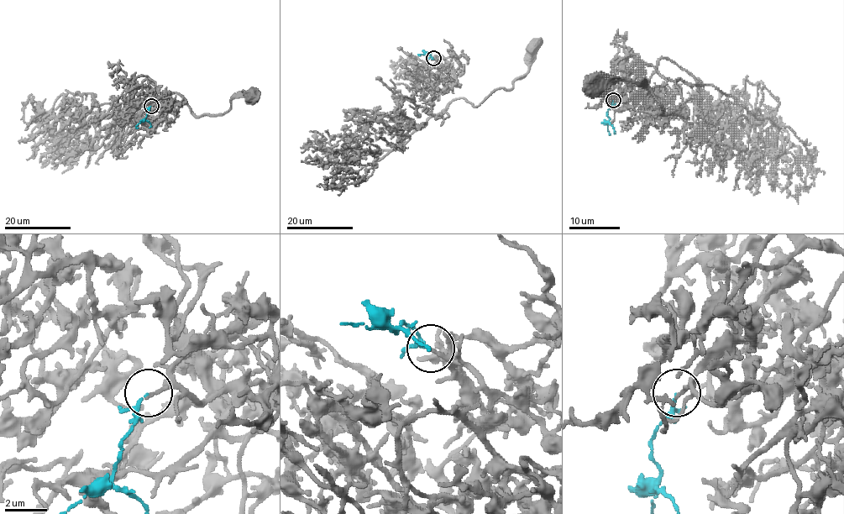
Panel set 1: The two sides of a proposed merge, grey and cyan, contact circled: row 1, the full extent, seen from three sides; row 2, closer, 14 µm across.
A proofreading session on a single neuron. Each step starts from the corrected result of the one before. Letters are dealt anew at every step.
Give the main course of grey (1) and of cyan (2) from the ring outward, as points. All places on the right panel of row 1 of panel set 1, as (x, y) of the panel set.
1: (613, 101), (638, 60), (700, 84), (677, 80), (683, 117), (594, 80)
2: (613, 101), (608, 112), (609, 133)

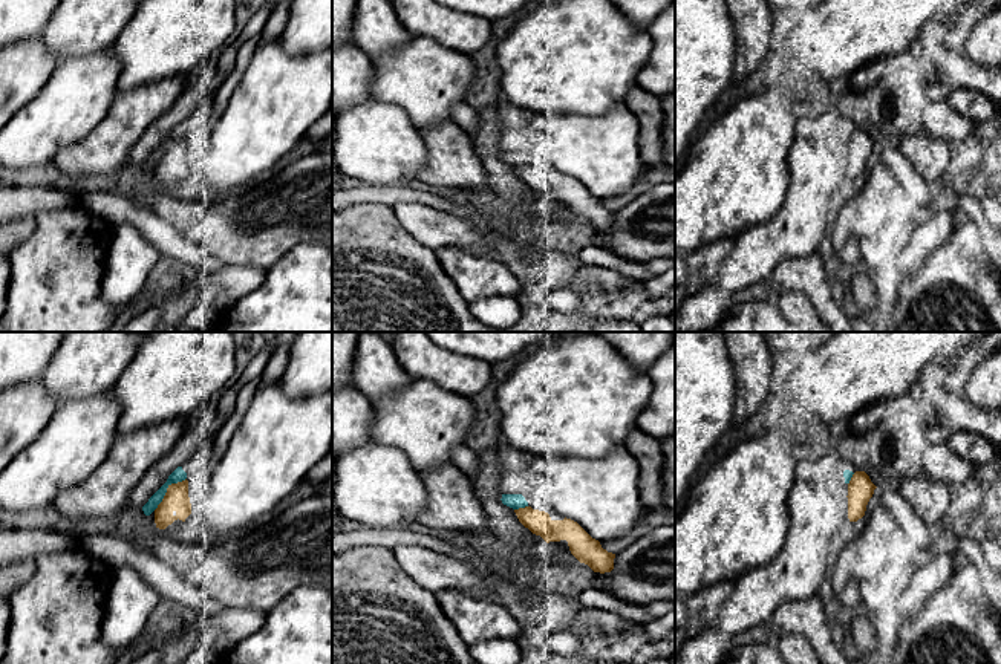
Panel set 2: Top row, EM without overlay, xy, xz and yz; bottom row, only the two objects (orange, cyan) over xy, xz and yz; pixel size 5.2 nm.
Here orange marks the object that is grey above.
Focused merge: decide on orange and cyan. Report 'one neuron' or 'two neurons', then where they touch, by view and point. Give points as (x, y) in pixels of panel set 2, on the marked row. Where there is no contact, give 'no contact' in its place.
two neurons | xy (167, 490)

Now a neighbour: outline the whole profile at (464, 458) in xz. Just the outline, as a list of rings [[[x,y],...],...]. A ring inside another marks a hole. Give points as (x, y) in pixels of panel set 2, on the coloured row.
[[[465,444],[458,445],[452,451],[452,465],[458,467],[464,474],[467,474],[471,479],[479,468],[478,453]]]

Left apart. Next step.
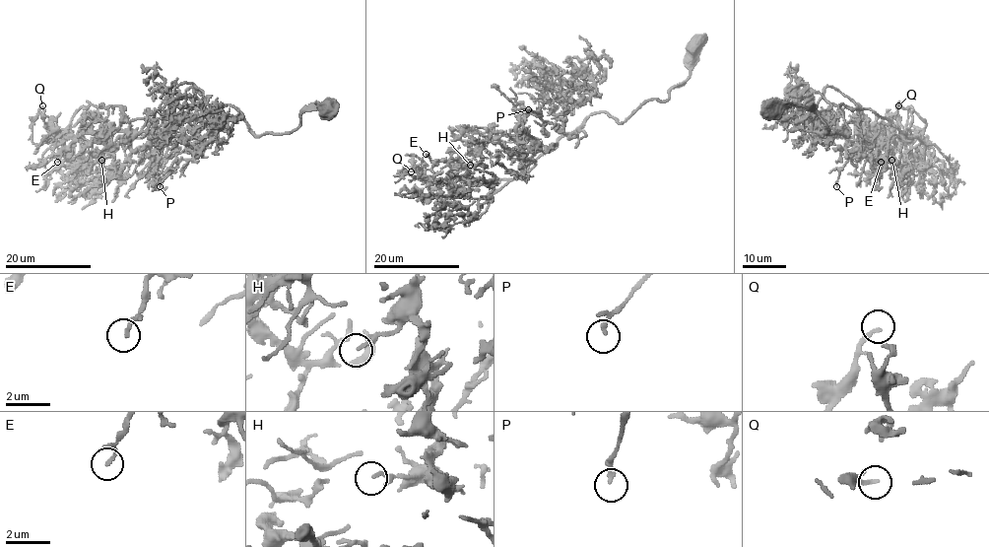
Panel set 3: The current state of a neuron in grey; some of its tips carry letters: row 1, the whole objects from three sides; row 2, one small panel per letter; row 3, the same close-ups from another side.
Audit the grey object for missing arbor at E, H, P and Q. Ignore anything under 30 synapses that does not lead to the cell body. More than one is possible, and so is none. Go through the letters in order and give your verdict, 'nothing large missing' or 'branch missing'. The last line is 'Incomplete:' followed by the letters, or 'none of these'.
E: nothing large missing
H: nothing large missing
P: nothing large missing
Q: branch missing
Incomplete: Q

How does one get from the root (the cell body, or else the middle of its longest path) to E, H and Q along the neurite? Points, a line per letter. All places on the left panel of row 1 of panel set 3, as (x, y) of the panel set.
E: (328, 104), (291, 132), (257, 136), (230, 104), (86, 147), (100, 137), (82, 127), (57, 162)
H: (328, 104), (257, 136), (230, 104), (188, 109), (127, 137), (117, 173), (106, 179), (113, 154), (101, 160)
Q: (328, 104), (291, 132), (257, 136), (230, 104), (188, 109), (149, 134), (82, 107), (34, 144), (42, 105)

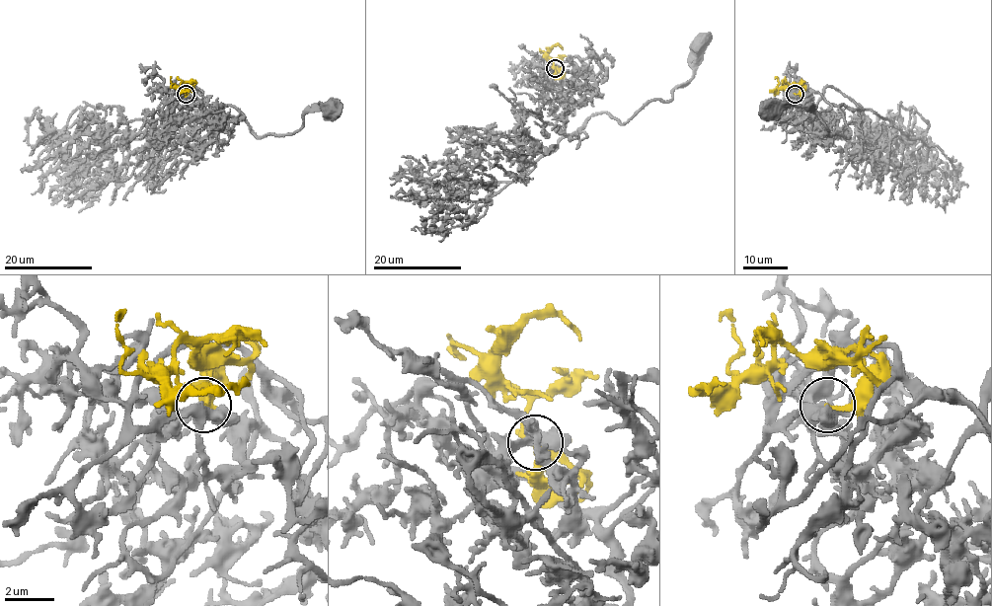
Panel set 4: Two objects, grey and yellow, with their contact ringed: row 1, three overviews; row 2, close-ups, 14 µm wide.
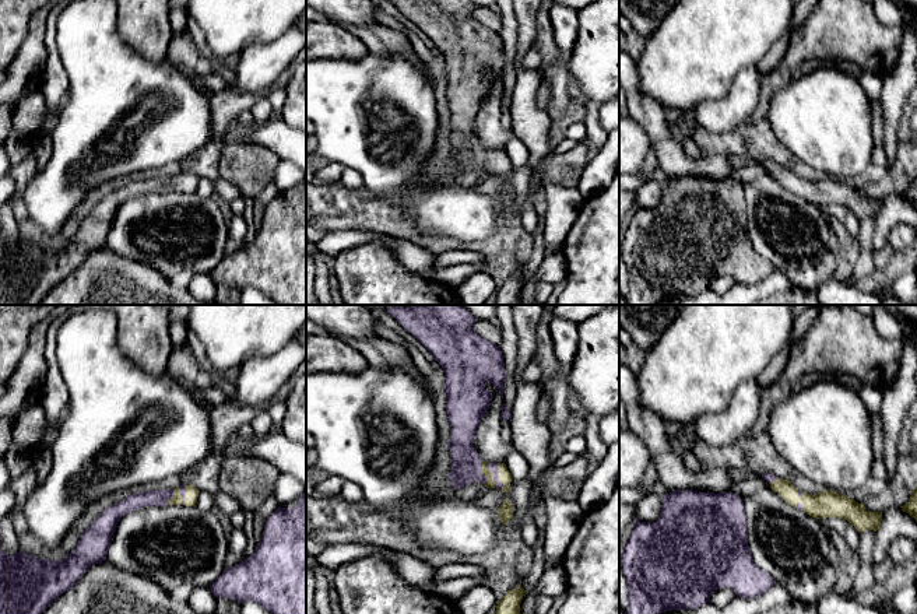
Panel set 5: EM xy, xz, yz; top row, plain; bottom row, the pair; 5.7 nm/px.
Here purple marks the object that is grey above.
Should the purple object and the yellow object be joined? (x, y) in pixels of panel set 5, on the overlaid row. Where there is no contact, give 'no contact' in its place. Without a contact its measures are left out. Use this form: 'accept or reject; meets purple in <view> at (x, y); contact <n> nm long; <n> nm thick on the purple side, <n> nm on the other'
accept; meets purple in xz at (494, 476); contact 150 nm long; 60 nm thick on the purple side, 50 nm on the other

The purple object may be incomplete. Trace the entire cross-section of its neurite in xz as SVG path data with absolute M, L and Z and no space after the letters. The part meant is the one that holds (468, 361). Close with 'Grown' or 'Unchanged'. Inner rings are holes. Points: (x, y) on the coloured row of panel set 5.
M461 305L396 306L387 312L445 371L452 456L447 478L453 488L484 483L507 495L512 476L506 464L482 462L474 448L475 431L493 399L484 385L491 382L503 399L506 372L500 347L474 331L477 319Z. Grown

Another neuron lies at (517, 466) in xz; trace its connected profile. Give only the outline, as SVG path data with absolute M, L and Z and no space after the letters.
M502 420L502 439L509 446L509 453L503 463L512 476L512 481L526 480L530 471L530 464L513 446L512 424L509 420Z

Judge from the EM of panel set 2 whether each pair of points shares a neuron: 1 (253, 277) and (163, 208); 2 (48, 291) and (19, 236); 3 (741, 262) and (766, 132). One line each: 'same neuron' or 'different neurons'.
1: different neurons
2: different neurons
3: different neurons

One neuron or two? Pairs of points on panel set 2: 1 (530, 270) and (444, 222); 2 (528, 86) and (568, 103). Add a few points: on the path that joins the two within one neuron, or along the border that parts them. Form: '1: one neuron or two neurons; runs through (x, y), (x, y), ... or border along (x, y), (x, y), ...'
1: one neuron; runs through (508, 254), (466, 234)
2: one neuron; runs through (537, 86), (551, 86), (559, 94)

